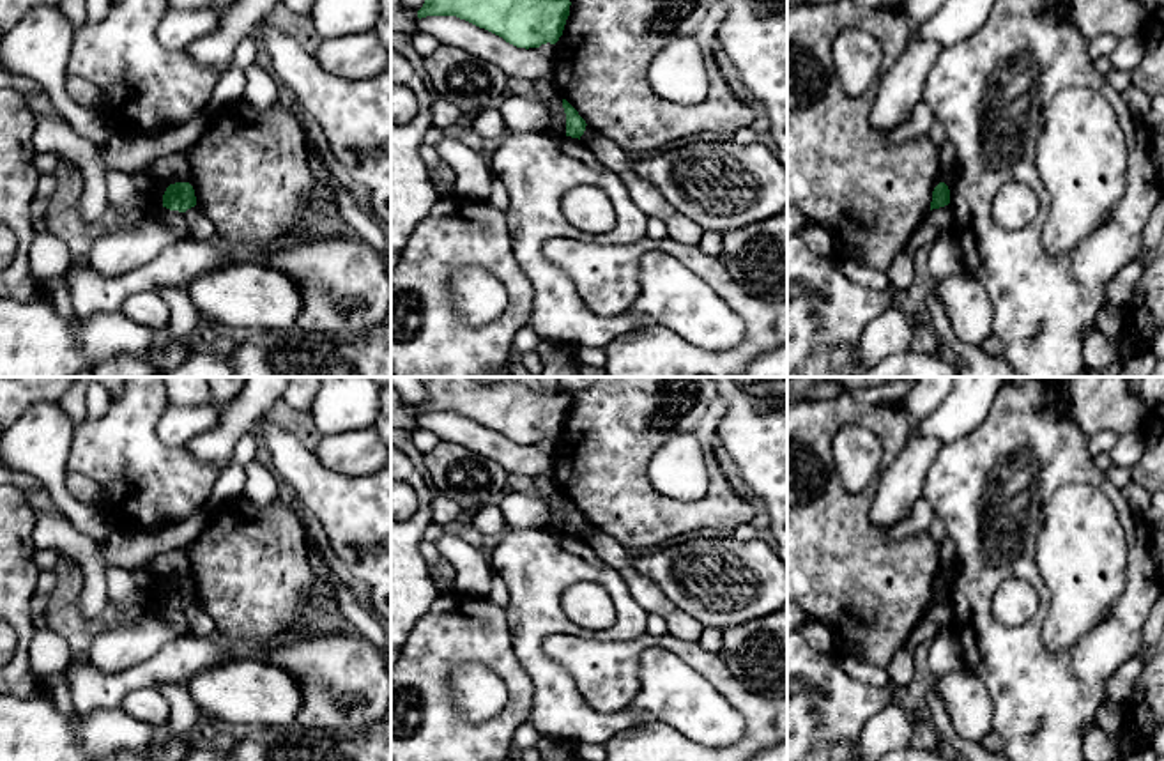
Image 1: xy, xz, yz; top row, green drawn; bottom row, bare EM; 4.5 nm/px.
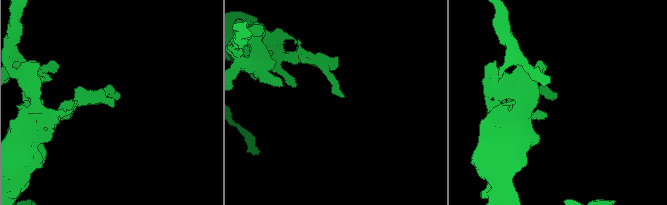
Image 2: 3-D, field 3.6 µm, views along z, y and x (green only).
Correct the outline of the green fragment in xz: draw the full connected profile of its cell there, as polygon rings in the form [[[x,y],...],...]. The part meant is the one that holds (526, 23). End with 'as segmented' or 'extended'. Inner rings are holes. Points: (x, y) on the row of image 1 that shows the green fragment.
[[[425,0],[417,18],[456,16],[529,50],[559,41],[570,5],[570,0]]]; as segmented

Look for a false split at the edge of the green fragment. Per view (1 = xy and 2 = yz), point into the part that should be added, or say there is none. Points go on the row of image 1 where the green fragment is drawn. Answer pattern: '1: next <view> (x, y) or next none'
1: next none
2: next none

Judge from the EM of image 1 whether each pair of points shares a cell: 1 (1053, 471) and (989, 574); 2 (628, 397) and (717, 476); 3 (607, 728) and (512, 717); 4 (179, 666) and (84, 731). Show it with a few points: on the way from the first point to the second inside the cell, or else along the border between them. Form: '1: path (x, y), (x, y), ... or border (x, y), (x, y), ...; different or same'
1: path (1014, 448), (984, 473), (975, 530); same
2: path (644, 429), (657, 434), (696, 429), (708, 445); same
3: border (528, 676), (531, 682), (531, 703), (526, 719); different
4: border (119, 707), (76, 714); different

